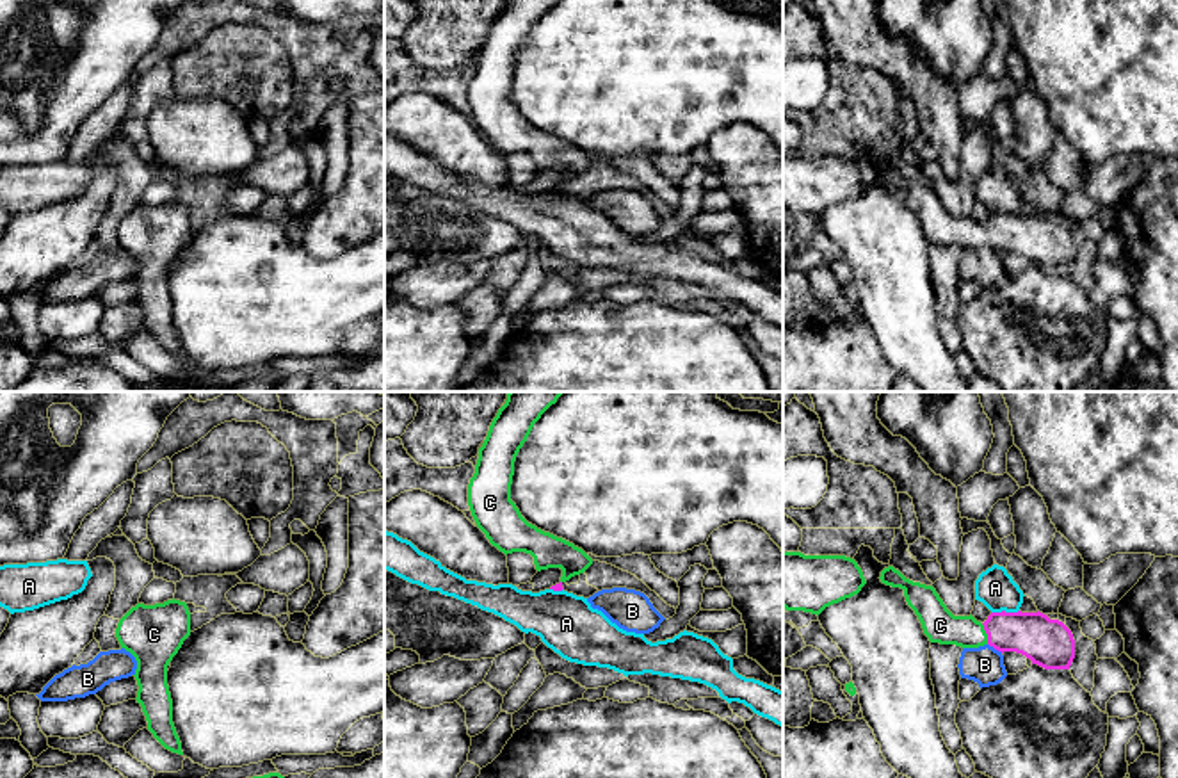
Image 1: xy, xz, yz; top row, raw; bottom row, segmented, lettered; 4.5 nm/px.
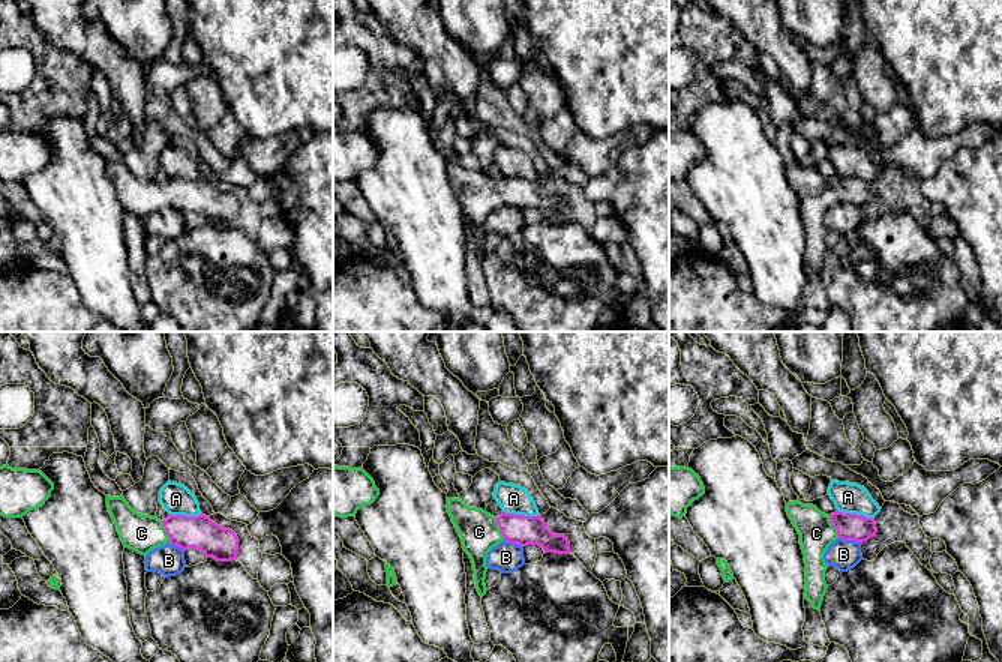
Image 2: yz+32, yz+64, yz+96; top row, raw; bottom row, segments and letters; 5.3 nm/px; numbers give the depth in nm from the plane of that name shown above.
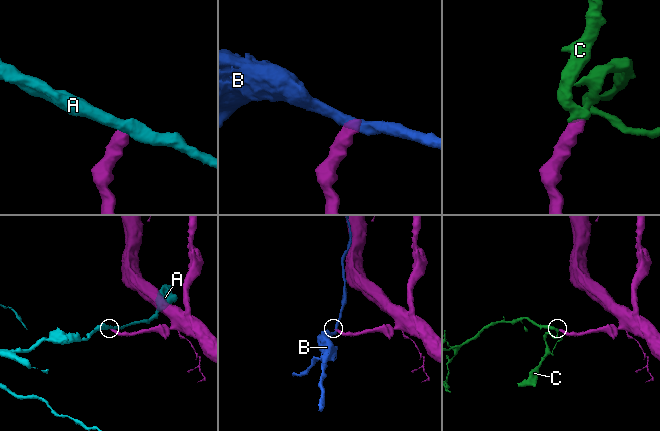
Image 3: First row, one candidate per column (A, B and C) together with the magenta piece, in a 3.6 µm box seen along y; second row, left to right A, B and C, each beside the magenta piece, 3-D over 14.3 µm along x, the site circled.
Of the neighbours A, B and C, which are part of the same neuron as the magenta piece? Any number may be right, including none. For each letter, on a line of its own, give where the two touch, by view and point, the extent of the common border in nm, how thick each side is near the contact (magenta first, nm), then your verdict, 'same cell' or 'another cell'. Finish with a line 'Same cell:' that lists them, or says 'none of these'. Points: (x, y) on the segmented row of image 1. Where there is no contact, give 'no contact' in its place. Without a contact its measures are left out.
A: meets magenta in yz at (1004, 611); contact 130 nm long; 220 nm thick on the magenta side, 180 nm on the other; another cell
B: meets magenta in yz at (995, 648); contact 80 nm long; 220 nm thick on the magenta side, 170 nm on the other; another cell
C: meets magenta in yz at (986, 632); contact 100 nm long; 200 nm thick on the magenta side, 160 nm on the other; same cell
Same cell: C

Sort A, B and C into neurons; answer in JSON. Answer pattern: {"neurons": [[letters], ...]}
{"neurons": [["A"], ["B"], ["C"]]}

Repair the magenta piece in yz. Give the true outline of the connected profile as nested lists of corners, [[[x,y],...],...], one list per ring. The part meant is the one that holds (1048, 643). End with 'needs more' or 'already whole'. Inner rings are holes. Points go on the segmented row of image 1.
[[[888,566],[881,582],[904,591],[908,605],[918,616],[931,643],[979,648],[984,644],[998,652],[1016,652],[1045,669],[1069,669],[1075,659],[1071,630],[1043,612],[991,612],[984,623],[970,616],[954,616],[936,589],[906,579]]]; needs more

